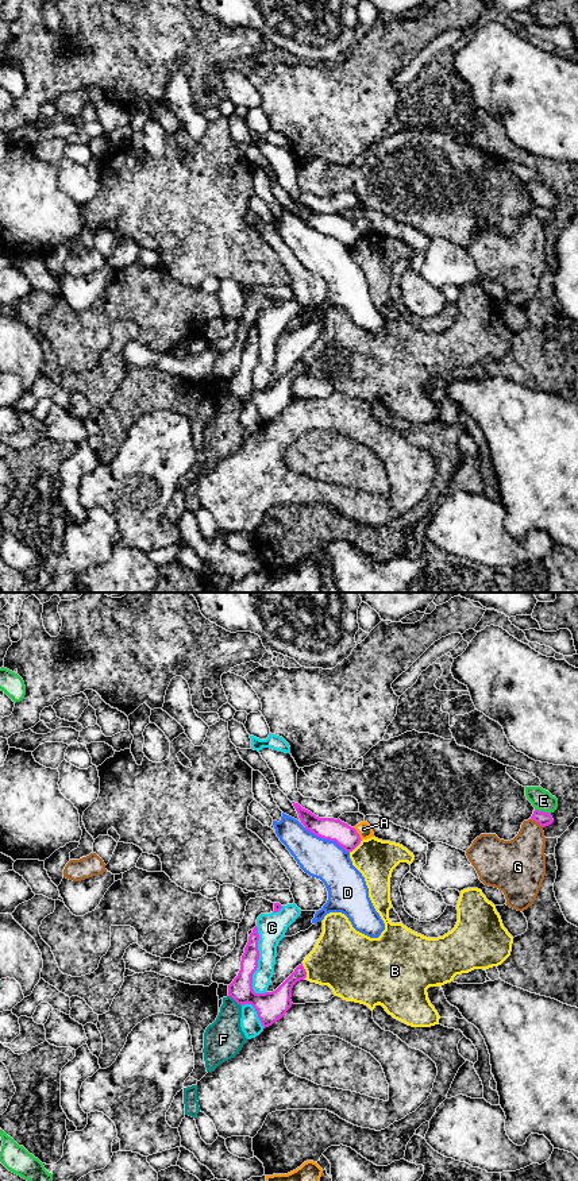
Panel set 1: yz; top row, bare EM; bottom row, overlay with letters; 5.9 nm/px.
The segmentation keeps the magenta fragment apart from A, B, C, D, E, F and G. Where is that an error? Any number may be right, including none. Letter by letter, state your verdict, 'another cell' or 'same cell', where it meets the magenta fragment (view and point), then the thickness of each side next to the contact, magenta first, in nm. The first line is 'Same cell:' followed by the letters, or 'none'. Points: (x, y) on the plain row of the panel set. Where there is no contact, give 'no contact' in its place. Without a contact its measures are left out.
Same cell: none
A: another cell | yz (358, 230) | 140/90 nm
B: another cell | yz (355, 242) | 140/240 nm
C: another cell | yz (257, 359) | 150/170 nm
D: another cell | yz (327, 234) | 140/240 nm
E: another cell | yz (543, 208) | 80/120 nm
F: another cell | yz (235, 396) | 180/240 nm
G: another cell | yz (538, 217) | 80/280 nm

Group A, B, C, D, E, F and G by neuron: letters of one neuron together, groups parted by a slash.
A / B / C / D / E / F / G

